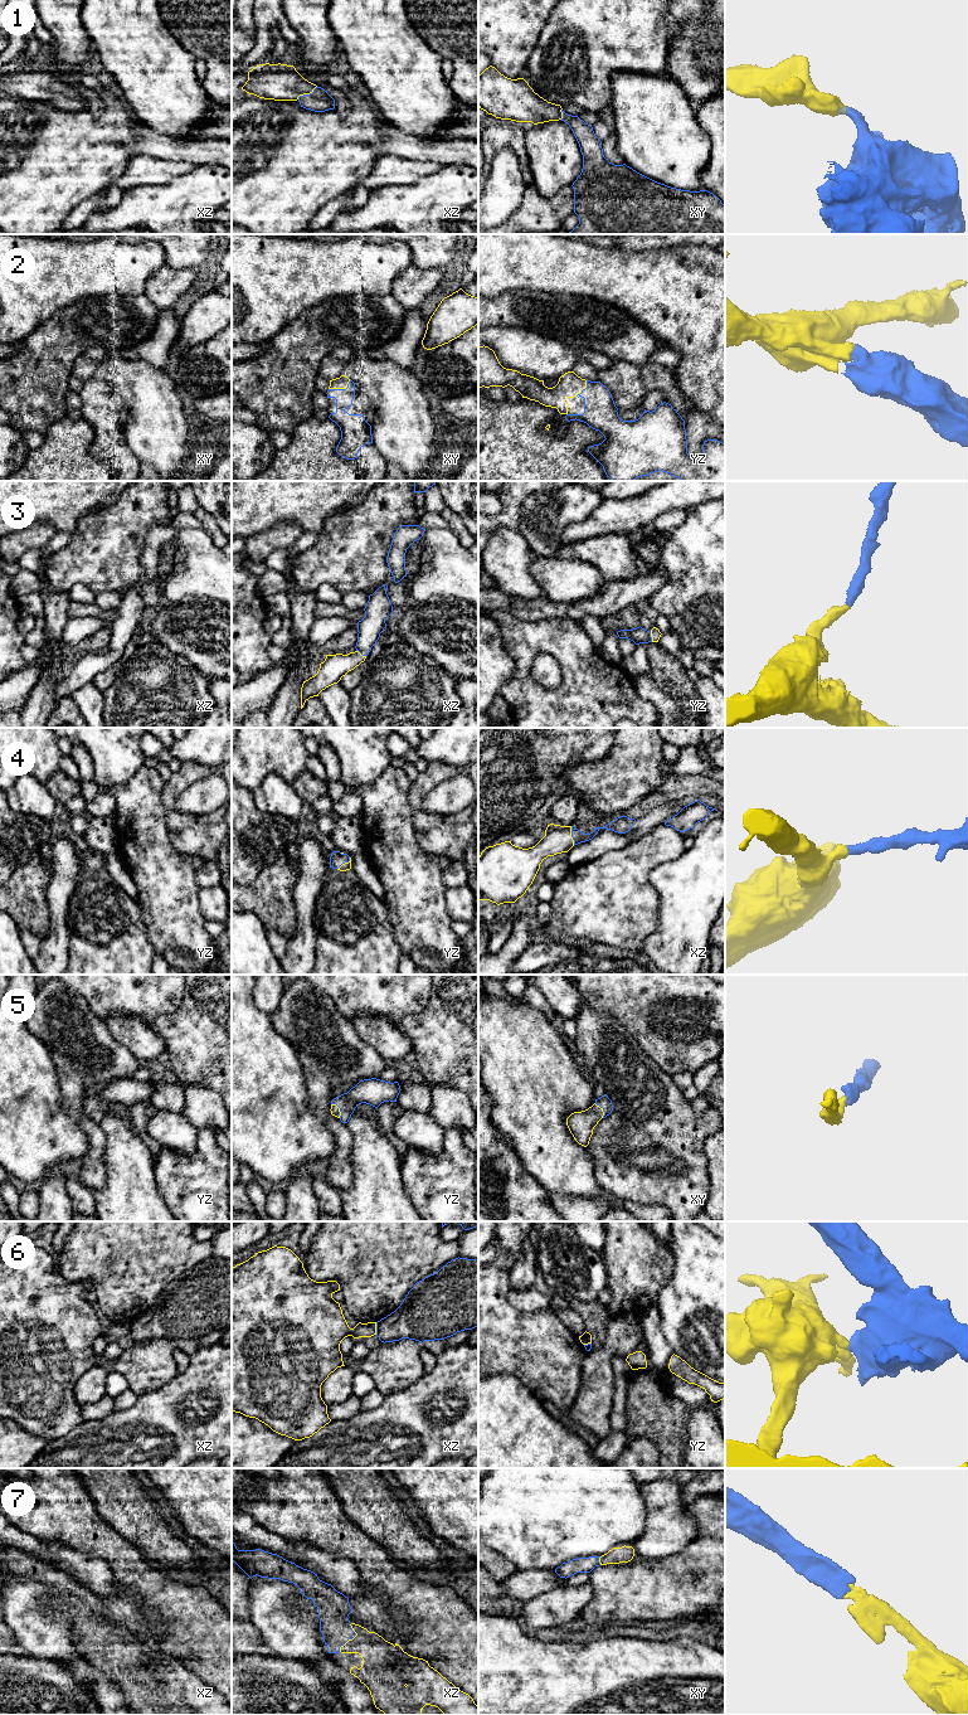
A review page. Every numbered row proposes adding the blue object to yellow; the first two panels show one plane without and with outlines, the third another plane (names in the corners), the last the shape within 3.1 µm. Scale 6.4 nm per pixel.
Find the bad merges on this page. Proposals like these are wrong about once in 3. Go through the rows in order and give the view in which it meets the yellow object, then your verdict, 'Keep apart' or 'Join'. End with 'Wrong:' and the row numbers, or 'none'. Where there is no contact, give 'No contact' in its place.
1: Touches yellow in xz. Join
2: Touches yellow in xy. Join
3: Touches yellow in yz. Join
4: Touches yellow in xz. Join
5: Touches yellow in yz. Join
6: Touches yellow in xz. Keep apart
7: Touches yellow in xz. Join
Wrong: 6

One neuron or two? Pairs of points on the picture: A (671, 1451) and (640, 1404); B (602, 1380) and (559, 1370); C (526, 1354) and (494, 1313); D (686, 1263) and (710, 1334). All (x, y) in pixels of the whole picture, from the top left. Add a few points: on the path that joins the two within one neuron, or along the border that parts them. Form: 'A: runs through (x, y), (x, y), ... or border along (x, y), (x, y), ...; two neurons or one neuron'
A: runs through (670, 1439), (669, 1433), (651, 1415); one neuron
B: border along (587, 1351), (582, 1364), (579, 1392), (572, 1404); two neurons
C: runs through (516, 1344), (496, 1324); one neuron
D: runs through (704, 1281), (710, 1287), (710, 1316); one neuron

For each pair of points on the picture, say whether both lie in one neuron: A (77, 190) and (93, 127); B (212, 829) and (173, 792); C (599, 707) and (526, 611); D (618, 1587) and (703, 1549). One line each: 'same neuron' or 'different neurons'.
A: same neuron
B: same neuron
C: different neurons
D: same neuron

